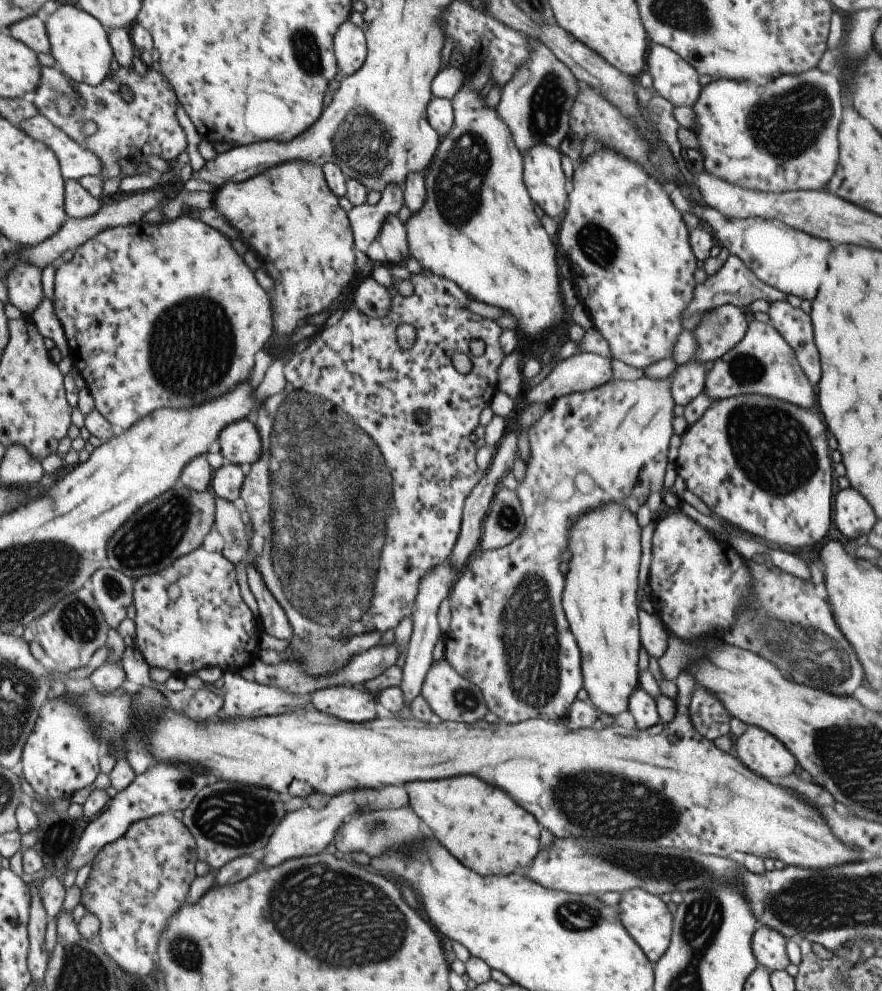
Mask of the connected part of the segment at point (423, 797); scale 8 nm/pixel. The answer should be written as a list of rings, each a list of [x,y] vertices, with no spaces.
[[[457,776],[437,782],[409,782],[405,784],[405,792],[409,794],[409,804],[421,818],[420,822],[429,826],[431,836],[463,866],[481,876],[511,874],[516,868],[529,864],[539,852],[541,826],[535,817],[527,814],[521,806],[513,804],[505,792],[481,782],[475,776]]]

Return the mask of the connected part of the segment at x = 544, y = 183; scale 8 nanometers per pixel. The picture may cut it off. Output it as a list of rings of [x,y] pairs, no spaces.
[[[537,141],[522,155],[522,179],[531,198],[549,218],[560,220],[567,198],[559,149]]]

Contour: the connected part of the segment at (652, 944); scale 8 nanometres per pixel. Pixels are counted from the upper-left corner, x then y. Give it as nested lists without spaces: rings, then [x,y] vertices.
[[[637,888],[619,894],[619,900],[615,906],[619,922],[625,928],[625,932],[631,936],[633,942],[637,943],[649,962],[652,964],[657,962],[669,946],[672,930],[672,916],[667,910],[666,904],[659,897]]]

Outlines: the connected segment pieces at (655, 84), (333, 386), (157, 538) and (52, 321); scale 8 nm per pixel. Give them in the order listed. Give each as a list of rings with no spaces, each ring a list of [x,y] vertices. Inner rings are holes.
[[[650,44],[645,56],[645,72],[651,76],[652,87],[671,106],[693,106],[699,94],[700,85],[697,73],[685,60],[681,60],[673,50],[666,46]]]
[[[420,270],[420,273],[409,274],[409,281],[413,287],[412,294],[401,296],[393,292],[391,308],[387,314],[383,314],[379,318],[371,318],[355,307],[343,310],[343,314],[336,324],[323,328],[317,334],[319,338],[315,338],[307,348],[303,348],[303,352],[295,352],[283,366],[287,388],[275,396],[269,396],[269,400],[265,404],[258,406],[257,418],[253,422],[253,426],[259,434],[259,440],[261,440],[261,452],[257,460],[251,464],[249,473],[244,476],[239,491],[239,496],[246,506],[246,513],[252,529],[252,536],[248,538],[249,552],[247,552],[245,560],[251,560],[253,568],[257,568],[265,588],[281,606],[293,631],[301,638],[321,638],[322,635],[332,634],[340,638],[348,638],[365,632],[373,632],[373,630],[382,633],[391,630],[391,628],[394,629],[403,618],[411,616],[421,577],[430,568],[443,564],[451,554],[460,530],[465,497],[484,475],[474,461],[476,449],[469,440],[469,435],[478,424],[477,418],[479,418],[481,410],[489,405],[491,396],[498,390],[497,368],[505,358],[498,342],[501,328],[497,326],[496,322],[491,322],[487,318],[481,318],[481,316],[466,310],[464,307],[473,298],[467,296],[455,282],[437,276],[437,274],[431,274],[429,270]],[[399,324],[411,324],[415,328],[415,342],[409,350],[401,350],[395,342],[397,340],[395,328]],[[471,340],[483,342],[483,354],[474,356],[470,352],[469,342]],[[455,352],[466,354],[469,359],[471,368],[466,374],[458,373],[451,365],[451,355]],[[418,410],[426,412],[425,423],[419,423],[413,416]],[[351,514],[355,516],[355,520],[347,520]]]
[[[181,486],[175,490],[173,502],[173,488],[169,488],[157,498],[143,504],[139,510],[135,510],[125,520],[125,526],[115,530],[115,534],[107,542],[107,558],[104,564],[113,566],[113,570],[134,579],[161,572],[176,558],[199,547],[213,520],[214,502],[209,490],[193,492]]]
[[[41,296],[41,302],[37,304],[37,308],[35,308],[29,316],[29,322],[39,330],[39,334],[41,334],[43,338],[49,338],[54,342],[54,346],[57,352],[59,352],[60,358],[68,356],[65,335],[60,322],[55,318],[55,314],[53,314],[51,300],[45,296]]]

